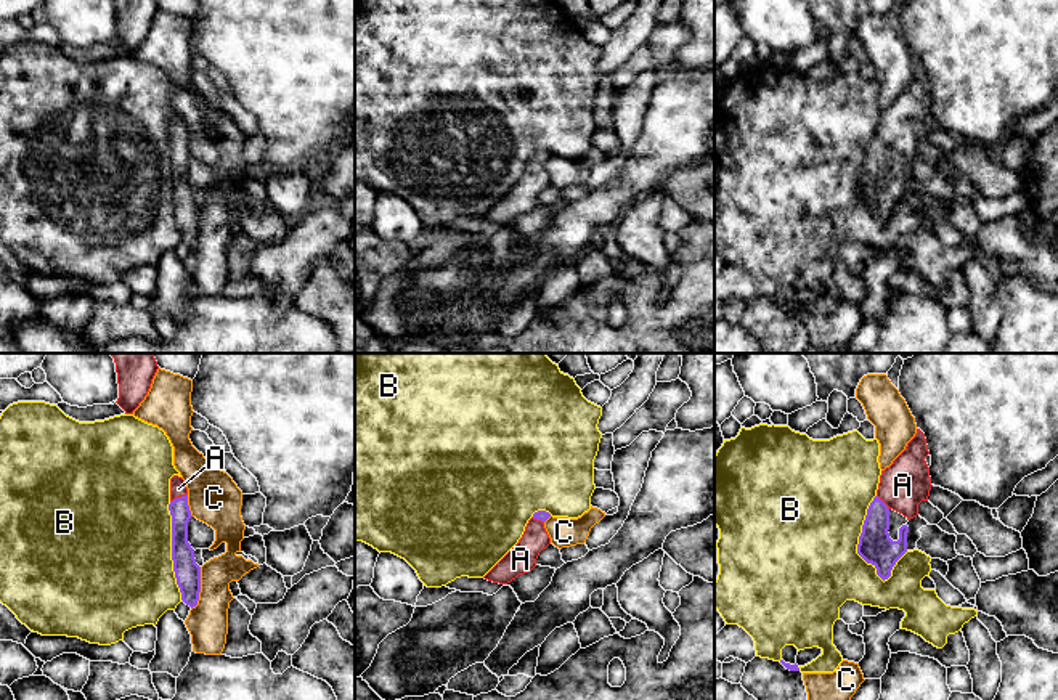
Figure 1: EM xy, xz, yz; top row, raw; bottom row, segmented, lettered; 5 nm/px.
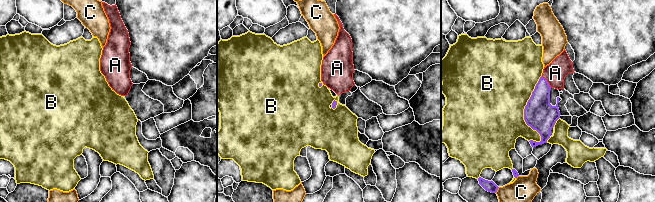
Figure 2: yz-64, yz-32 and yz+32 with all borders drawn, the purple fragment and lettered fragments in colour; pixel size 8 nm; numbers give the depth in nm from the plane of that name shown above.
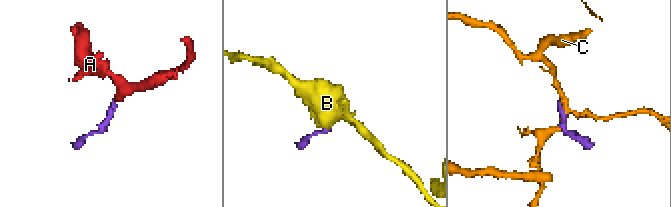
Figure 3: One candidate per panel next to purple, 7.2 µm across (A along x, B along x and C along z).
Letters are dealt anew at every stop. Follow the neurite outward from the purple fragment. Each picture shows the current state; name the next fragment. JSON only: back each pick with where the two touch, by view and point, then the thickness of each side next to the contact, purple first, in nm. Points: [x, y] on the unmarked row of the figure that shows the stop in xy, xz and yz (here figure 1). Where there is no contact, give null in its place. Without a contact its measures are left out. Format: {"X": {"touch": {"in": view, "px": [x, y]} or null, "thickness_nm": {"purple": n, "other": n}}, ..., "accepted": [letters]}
{"A": {"touch": {"in": "xy", "px": [179, 138]}, "thickness_nm": {"purple": 100, "other": 80}}, "accepted": ["A"]}

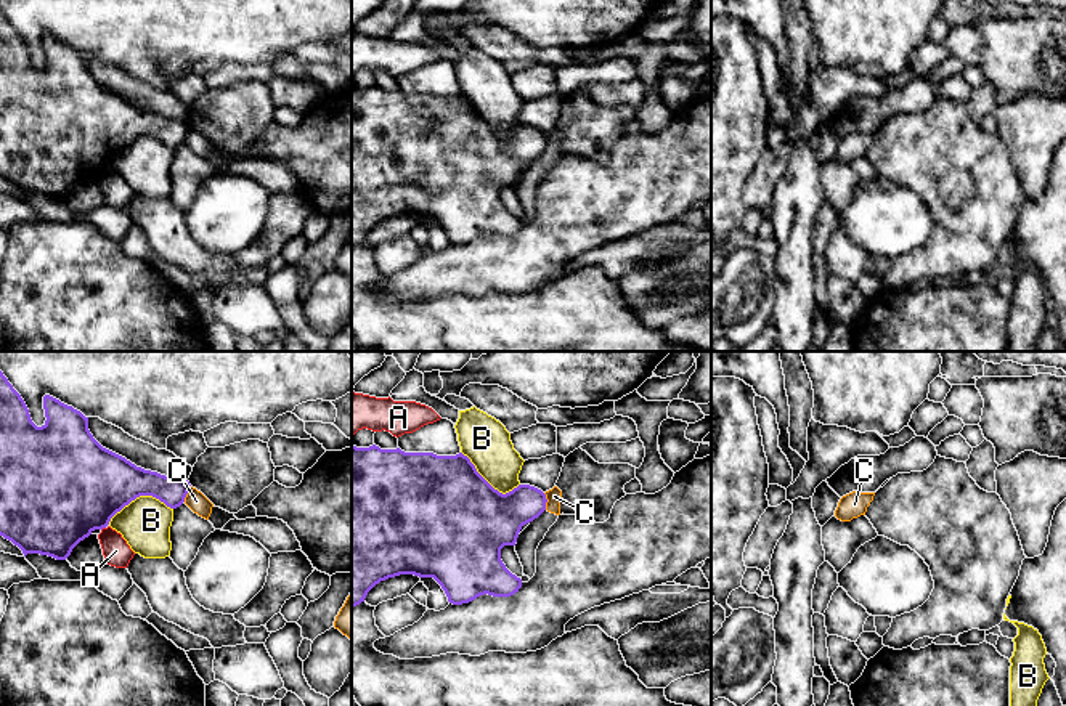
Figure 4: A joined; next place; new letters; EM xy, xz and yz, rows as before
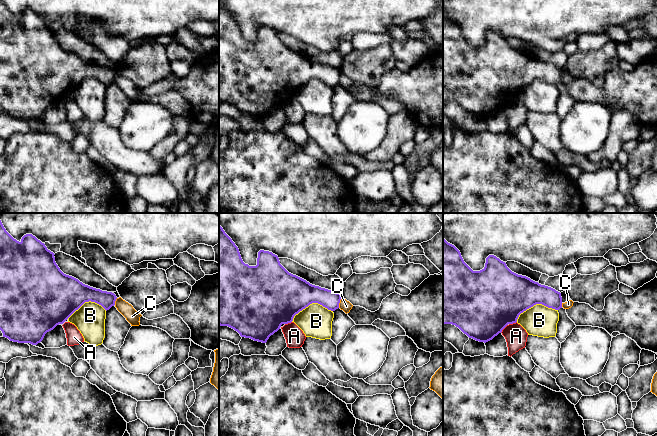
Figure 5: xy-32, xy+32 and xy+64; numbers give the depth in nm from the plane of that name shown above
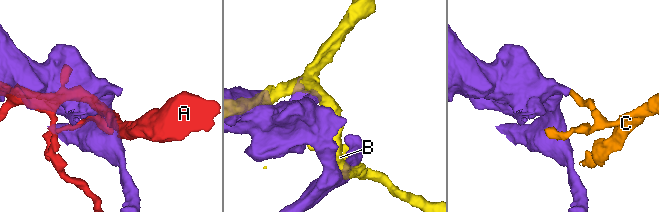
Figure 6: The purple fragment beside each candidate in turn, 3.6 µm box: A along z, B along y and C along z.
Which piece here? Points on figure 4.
{"accepted": []}

